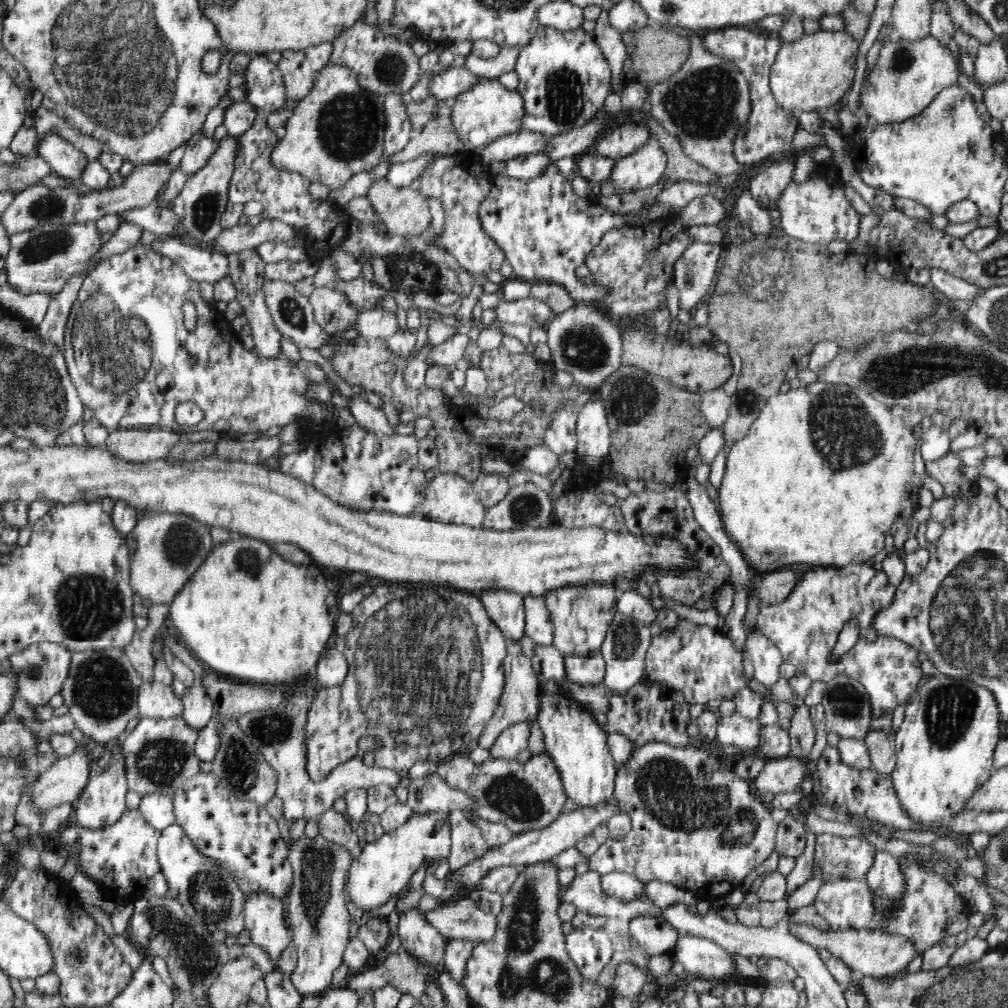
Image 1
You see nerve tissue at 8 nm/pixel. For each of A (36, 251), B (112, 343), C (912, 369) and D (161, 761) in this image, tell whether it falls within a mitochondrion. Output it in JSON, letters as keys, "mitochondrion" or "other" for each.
{"A":"mitochondrion","B":"mitochondrion","C":"mitochondrion","D":"mitochondrion"}

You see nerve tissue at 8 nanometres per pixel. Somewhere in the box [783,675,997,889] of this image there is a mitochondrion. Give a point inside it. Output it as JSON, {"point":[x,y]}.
{"point":[949,711]}

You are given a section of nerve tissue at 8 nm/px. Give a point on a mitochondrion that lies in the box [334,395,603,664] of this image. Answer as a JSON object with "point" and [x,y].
{"point":[526,507]}

